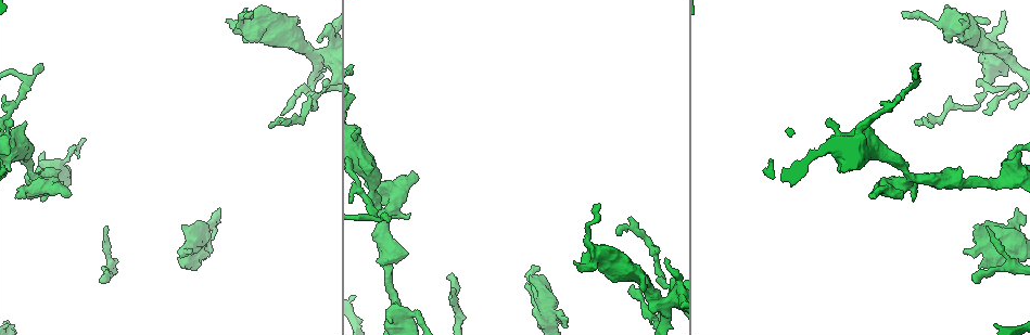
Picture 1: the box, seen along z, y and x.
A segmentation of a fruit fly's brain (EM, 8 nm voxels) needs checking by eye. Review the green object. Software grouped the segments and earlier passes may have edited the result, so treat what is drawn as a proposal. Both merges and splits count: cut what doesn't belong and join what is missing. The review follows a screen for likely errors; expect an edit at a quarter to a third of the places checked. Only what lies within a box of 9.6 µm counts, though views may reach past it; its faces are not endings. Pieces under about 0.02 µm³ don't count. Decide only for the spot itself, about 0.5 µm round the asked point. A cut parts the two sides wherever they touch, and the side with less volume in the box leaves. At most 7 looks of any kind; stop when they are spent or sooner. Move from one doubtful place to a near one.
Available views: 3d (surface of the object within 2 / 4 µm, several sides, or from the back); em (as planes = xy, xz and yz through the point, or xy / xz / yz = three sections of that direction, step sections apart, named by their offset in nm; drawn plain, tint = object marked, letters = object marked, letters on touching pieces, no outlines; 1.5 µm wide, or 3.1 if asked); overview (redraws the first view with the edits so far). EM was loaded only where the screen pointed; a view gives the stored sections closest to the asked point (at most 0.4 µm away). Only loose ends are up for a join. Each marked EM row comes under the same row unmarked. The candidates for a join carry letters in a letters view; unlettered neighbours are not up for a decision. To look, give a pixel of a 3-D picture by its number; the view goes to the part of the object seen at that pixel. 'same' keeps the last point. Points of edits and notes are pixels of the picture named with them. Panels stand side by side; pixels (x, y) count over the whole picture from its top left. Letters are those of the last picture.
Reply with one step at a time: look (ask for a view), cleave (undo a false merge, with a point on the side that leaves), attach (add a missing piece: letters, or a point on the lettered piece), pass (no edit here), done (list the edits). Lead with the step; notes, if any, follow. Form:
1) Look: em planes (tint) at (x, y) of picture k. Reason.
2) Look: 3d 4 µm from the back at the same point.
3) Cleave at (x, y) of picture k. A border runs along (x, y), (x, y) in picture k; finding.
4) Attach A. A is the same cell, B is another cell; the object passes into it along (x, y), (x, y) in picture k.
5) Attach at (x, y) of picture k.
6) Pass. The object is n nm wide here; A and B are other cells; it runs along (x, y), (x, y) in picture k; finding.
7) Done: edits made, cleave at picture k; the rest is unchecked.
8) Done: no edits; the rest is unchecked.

Look: em planes (letters) at (447, 275) of picture 1. An open end.

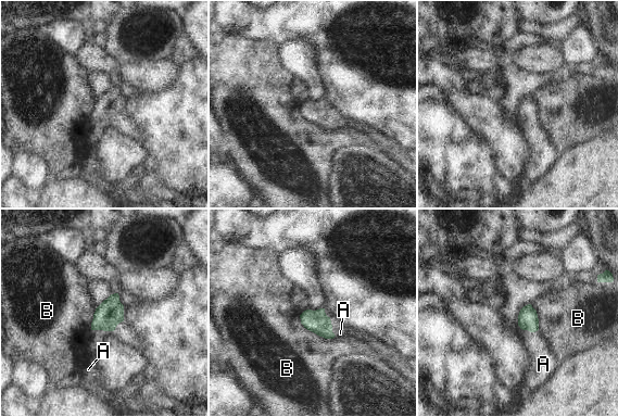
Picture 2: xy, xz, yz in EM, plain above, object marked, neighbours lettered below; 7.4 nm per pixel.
Attach A. The longest contact is with B, 320 nm; A is the same cell, B is another cell; the object passes into it along (110, 313), (99, 329), (95, 338) in picture 2; the neuron continues.

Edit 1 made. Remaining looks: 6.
Look: em 3.1 µm planes (letters) at (318, 54) of picture 1.

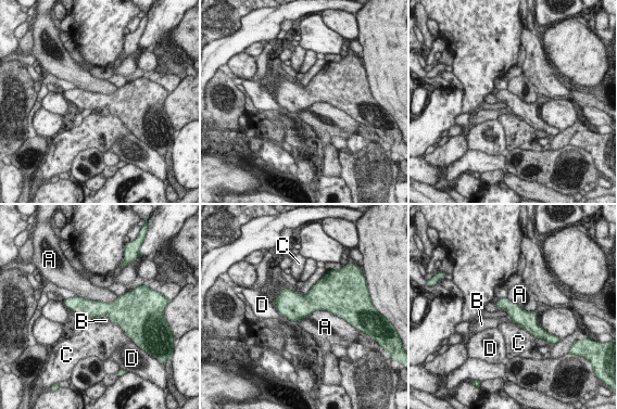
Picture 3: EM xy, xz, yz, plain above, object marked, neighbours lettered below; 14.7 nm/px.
Pass. The object is 240 nm wide here; the longest contact is with A, 650 nm; A, B, C and D are other cells; one neuron here.

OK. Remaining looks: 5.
Look: overview.

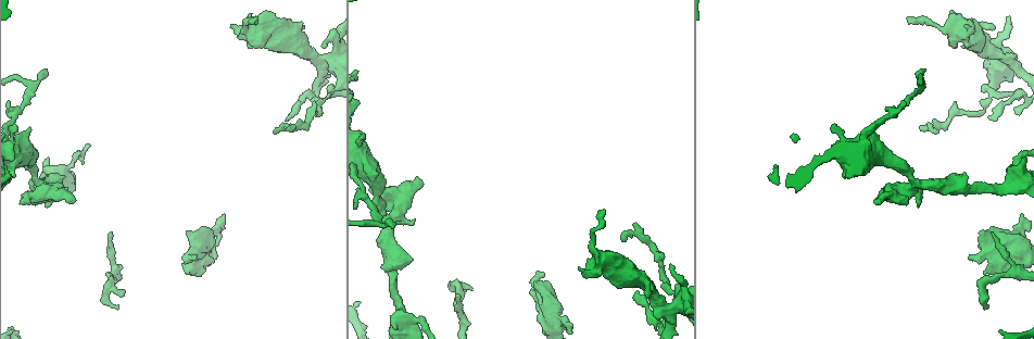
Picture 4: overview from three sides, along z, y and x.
Look: em xz step 4 (tint) at (964, 24) of picture 4. Stops while still wide.

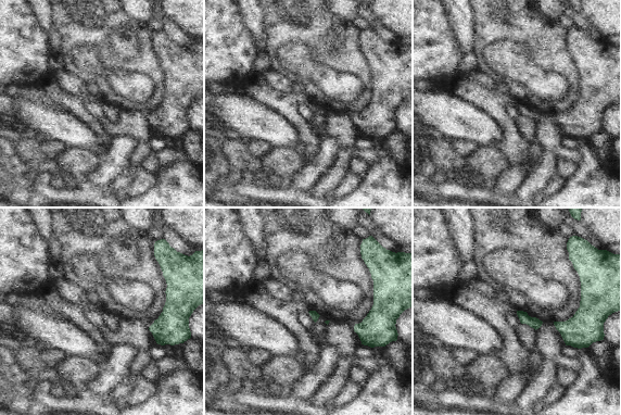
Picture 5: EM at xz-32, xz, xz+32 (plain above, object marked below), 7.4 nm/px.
Look: em planes (letters) at the same point.

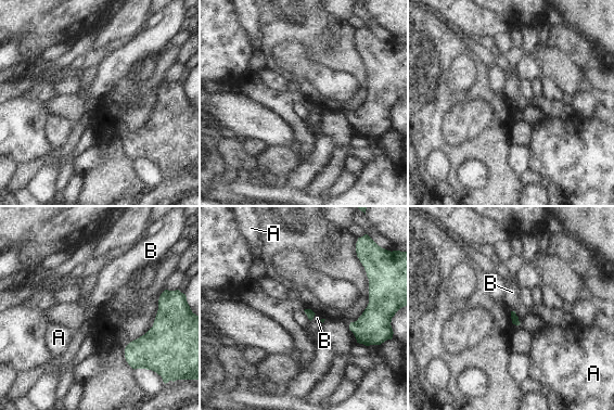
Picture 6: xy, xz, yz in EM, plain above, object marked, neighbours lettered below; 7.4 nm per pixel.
Pass. A and B are other cells; a border runs along (316, 314), (310, 321) in picture 6; none of them fits.

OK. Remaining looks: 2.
Done: edits made, attach at picture 2; the rest is unchecked.

